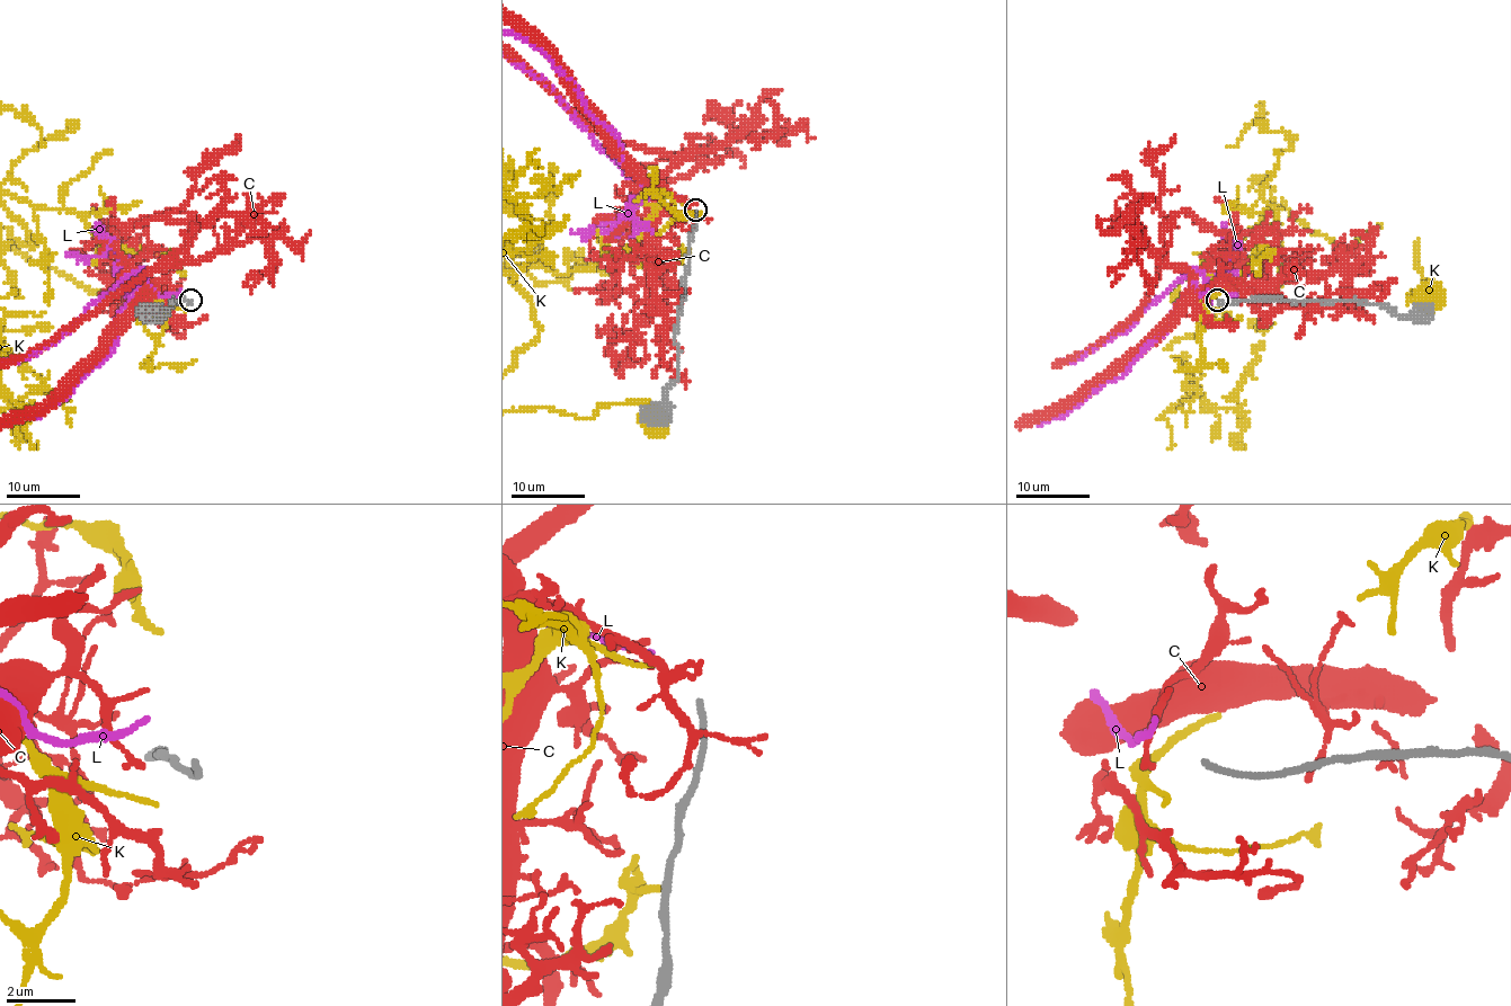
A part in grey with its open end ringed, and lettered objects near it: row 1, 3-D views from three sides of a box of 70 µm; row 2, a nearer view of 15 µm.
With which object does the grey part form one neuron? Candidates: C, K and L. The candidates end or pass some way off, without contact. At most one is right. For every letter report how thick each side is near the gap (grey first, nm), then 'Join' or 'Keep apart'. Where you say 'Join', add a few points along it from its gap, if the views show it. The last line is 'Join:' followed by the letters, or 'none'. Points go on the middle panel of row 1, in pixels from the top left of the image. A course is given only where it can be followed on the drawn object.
C: Thickness 170 nm (grey) against 170 nm. Keep apart
K: Thickness 170 nm (grey) against 120 nm. Keep apart
L: Thickness 170 nm (grey) against 160 nm. Join
Join: L

